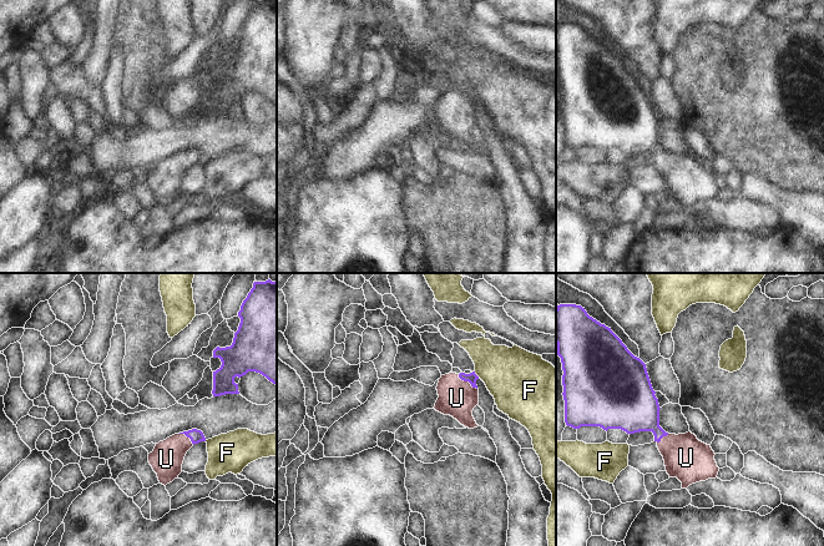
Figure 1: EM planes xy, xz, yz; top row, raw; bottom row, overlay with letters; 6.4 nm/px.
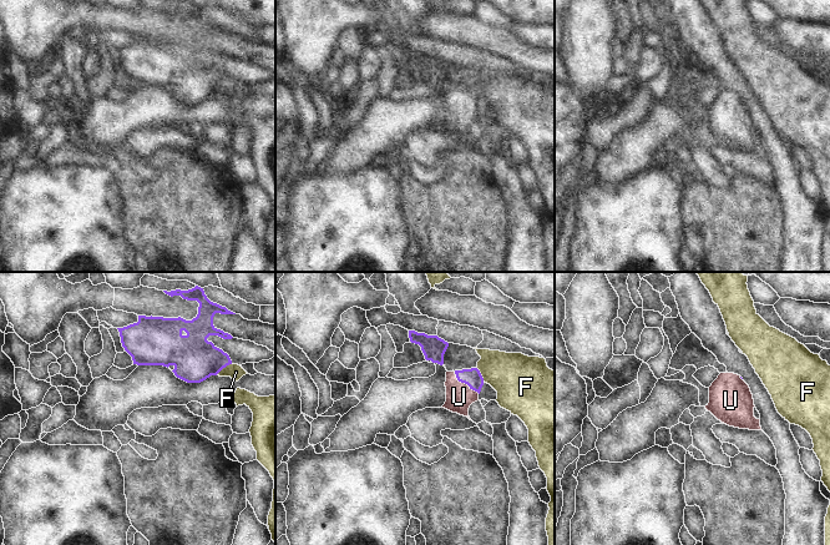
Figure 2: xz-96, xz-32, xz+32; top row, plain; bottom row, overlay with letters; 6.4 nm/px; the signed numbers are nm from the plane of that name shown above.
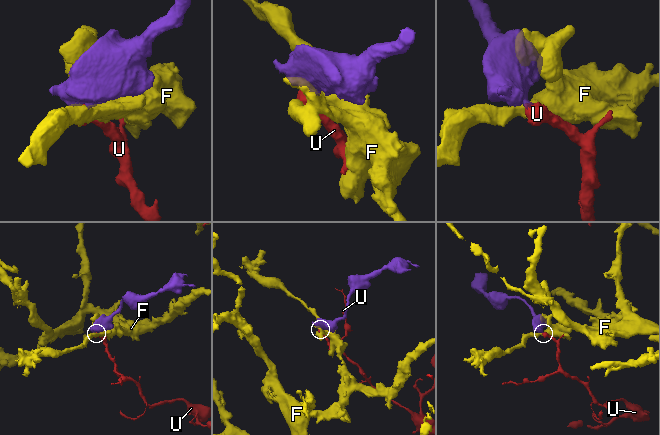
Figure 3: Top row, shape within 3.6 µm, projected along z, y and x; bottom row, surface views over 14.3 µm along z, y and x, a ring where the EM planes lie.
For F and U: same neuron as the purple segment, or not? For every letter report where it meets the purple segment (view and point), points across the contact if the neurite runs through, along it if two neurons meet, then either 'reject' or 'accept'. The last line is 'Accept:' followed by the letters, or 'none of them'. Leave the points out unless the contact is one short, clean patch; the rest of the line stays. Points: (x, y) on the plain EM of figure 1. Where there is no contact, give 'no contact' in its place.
F: meets purple in xz at (475, 95); border along xz (474, 91), (479, 97); reject
U: meets purple in xz at (466, 101); runs through xz (471, 99), (466, 101), (456, 119); accept
Accept: U

